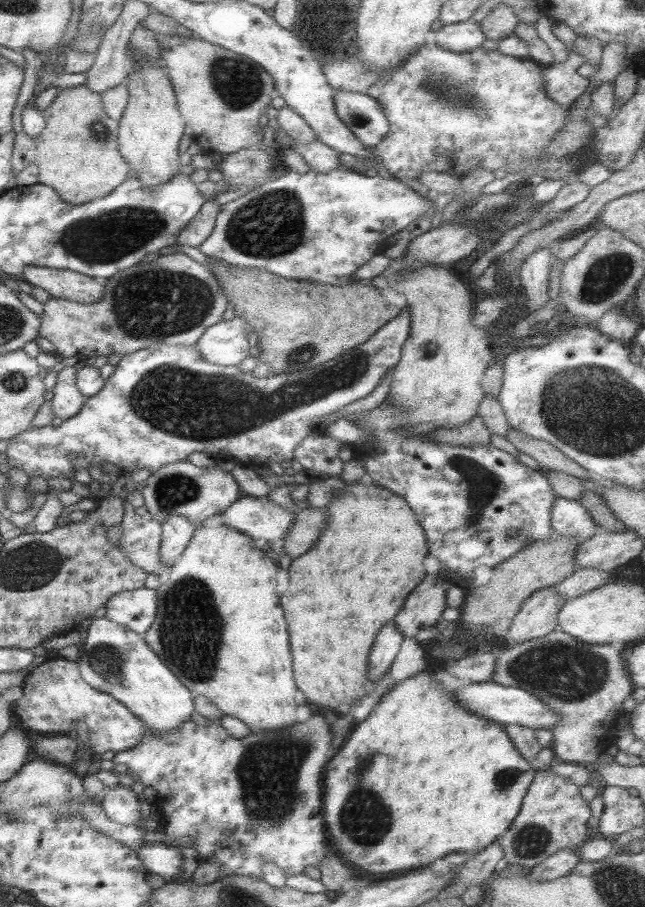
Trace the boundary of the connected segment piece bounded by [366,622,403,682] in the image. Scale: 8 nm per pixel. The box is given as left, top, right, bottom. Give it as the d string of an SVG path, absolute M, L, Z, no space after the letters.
M387 622L379 634L373 640L371 652L369 652L369 660L367 660L367 680L369 682L379 682L383 674L389 670L401 641L403 640L401 633L391 624Z

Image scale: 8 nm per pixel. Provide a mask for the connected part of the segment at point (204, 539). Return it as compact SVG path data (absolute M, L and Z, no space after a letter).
M221 514L211 516L196 528L181 551L178 560L173 563L165 576L159 576L156 592L155 618L150 627L142 634L147 646L163 661L163 664L170 668L170 671L177 677L181 684L185 685L192 694L204 696L209 702L220 710L221 714L241 721L247 725L250 733L269 731L281 731L283 727L289 727L297 722L293 706L293 694L295 694L295 684L291 678L291 656L289 656L289 642L287 642L287 630L285 630L285 620L279 608L278 595L275 593L276 578L275 574L279 570L278 565L273 559L267 557L261 549L257 549L250 543L250 538L233 528L227 528L222 524Z

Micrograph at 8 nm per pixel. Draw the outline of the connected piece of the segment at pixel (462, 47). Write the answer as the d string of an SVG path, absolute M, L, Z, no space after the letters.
M471 18L457 24L442 25L434 34L436 45L455 53L473 53L474 48L481 47L484 40L479 24Z

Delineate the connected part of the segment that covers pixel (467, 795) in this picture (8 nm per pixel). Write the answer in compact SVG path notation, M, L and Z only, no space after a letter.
M425 669L410 676L413 680L403 680L393 687L391 692L387 692L375 708L371 710L369 716L352 725L345 740L335 753L325 764L323 770L323 790L321 790L321 808L323 815L324 830L326 833L326 843L334 852L338 853L341 860L356 868L356 876L359 878L375 878L375 876L395 877L408 871L421 868L443 858L453 852L477 852L491 844L500 834L506 831L520 807L522 796L526 793L534 777L534 769L530 764L515 750L513 743L507 738L507 733L503 731L501 725L491 723L489 720L478 718L470 714L461 706L457 706L457 701L451 692L440 690L434 682L437 669L425 672Z

